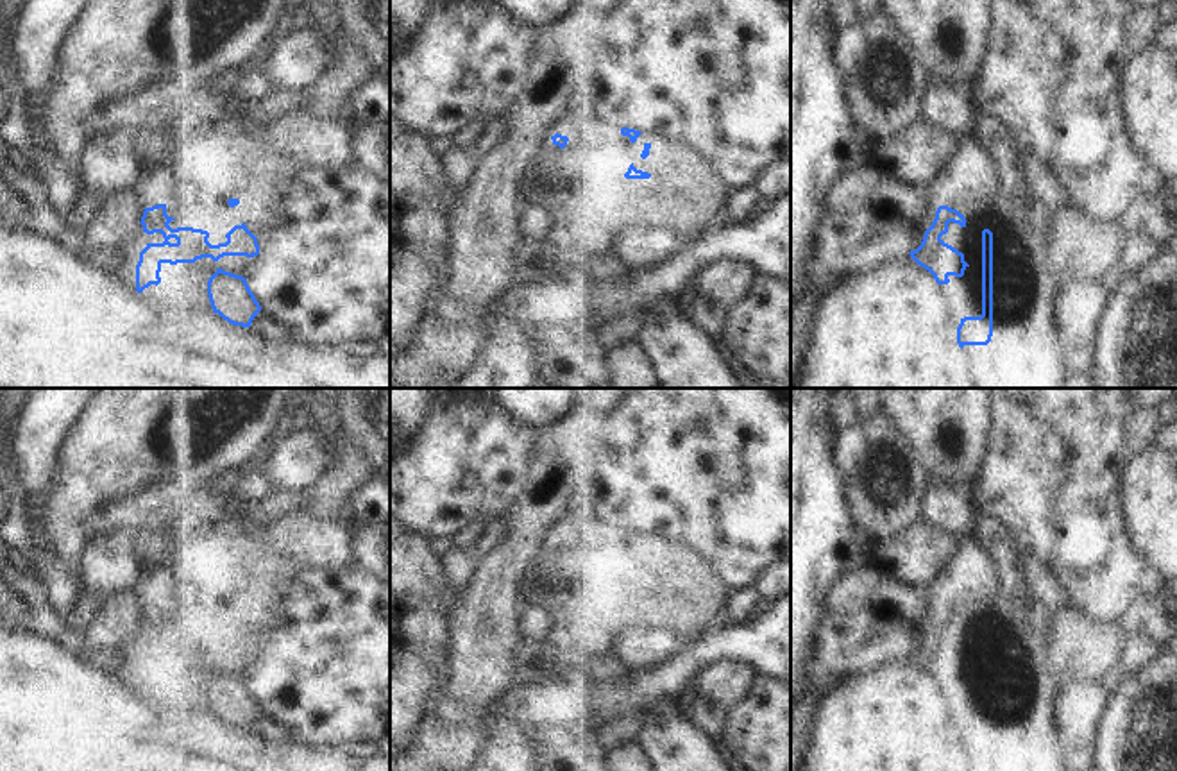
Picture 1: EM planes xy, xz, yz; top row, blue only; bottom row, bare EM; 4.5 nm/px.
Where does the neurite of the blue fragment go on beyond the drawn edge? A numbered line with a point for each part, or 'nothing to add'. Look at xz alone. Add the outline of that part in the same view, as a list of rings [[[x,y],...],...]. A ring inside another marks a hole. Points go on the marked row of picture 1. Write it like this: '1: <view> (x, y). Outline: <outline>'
1: xz (548, 149). Outline: [[[549,138],[540,152],[531,159],[529,163],[529,168],[526,172],[526,175],[522,177],[522,184],[521,184],[521,190],[522,190],[522,195],[519,199],[519,204],[524,211],[528,211],[528,202],[526,202],[526,191],[535,184],[537,177],[538,177],[538,163],[549,156],[556,156],[560,154],[562,148],[558,145],[553,143],[553,140]]]

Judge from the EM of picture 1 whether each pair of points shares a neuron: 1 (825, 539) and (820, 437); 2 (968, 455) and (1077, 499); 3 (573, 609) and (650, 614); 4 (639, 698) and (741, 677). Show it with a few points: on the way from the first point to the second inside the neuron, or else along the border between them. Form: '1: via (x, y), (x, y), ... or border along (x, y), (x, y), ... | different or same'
1: via (820, 514), (820, 462) | same
2: border along (993, 419), (986, 457), (968, 489) | different
3: via (592, 609), (630, 609) | same
4: border along (736, 660), (718, 660), (696, 680) | different

